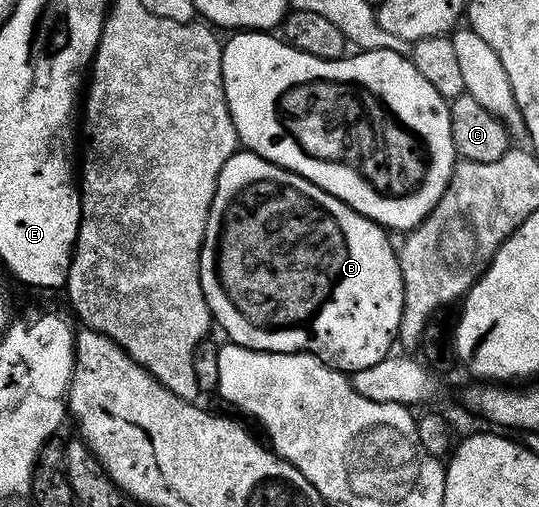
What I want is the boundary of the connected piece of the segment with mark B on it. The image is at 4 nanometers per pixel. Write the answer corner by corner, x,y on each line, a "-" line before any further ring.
238,150
226,162
226,166
222,166
222,174
218,174
218,186
214,190
214,202
210,206
206,234
200,251
202,294
210,306
213,321
228,335
225,337
231,343
240,344
244,348
253,348
259,352
308,352
324,361
328,367
351,374
366,366
374,366
374,362
385,360
398,340
404,305
404,287
400,257
394,244
392,248
388,236
389,233
379,224
358,214
350,206
346,206
346,202
334,198
326,190
314,186
314,182
302,178
296,172
272,164
258,154

